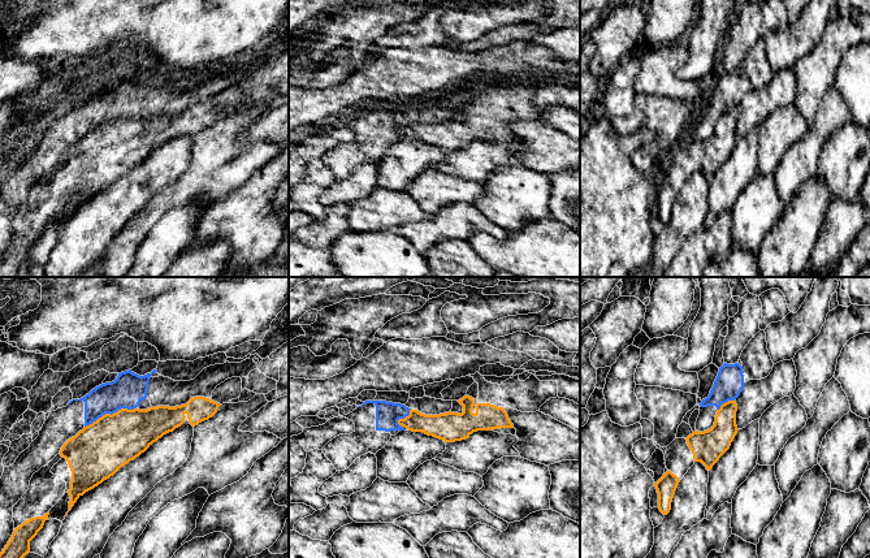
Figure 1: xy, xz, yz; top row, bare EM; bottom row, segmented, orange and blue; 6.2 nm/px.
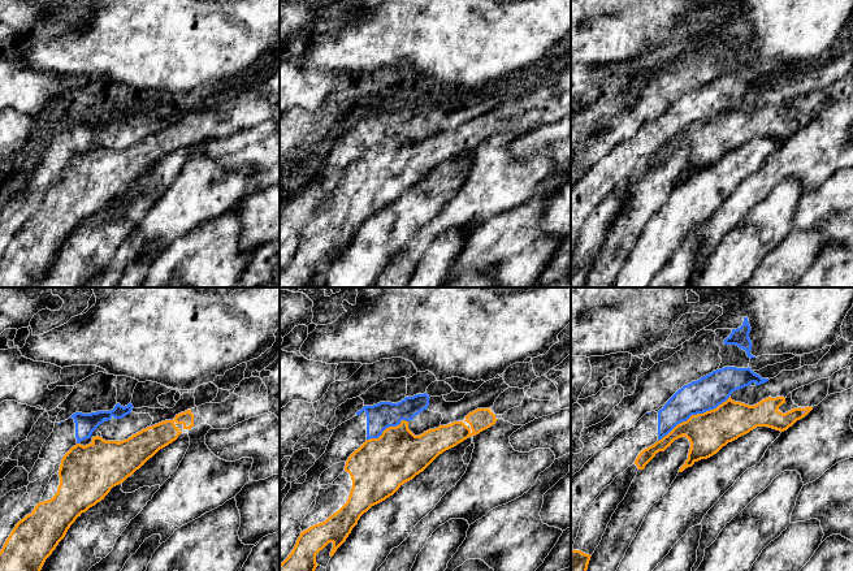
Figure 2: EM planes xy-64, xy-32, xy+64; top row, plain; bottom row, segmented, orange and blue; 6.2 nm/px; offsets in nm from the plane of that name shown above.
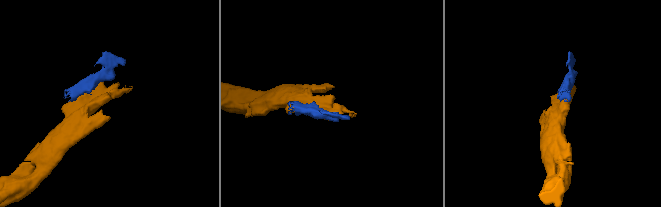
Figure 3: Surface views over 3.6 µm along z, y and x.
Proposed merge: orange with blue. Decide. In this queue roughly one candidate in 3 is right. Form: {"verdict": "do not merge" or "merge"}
{"verdict": "do not merge"}

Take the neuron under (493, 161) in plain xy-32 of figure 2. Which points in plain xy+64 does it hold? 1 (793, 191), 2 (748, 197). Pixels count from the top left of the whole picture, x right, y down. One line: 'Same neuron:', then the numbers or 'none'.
Same neuron: 2

